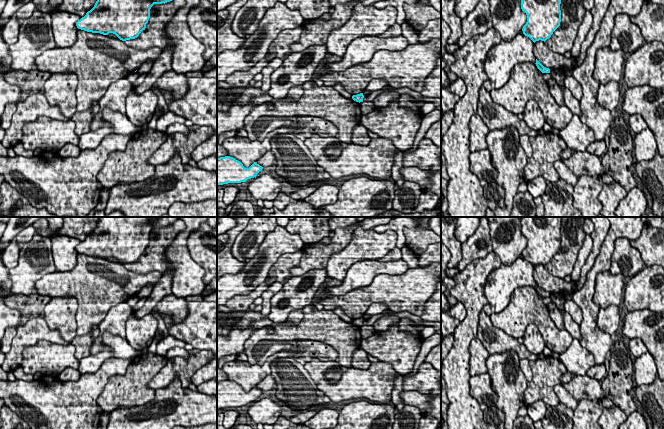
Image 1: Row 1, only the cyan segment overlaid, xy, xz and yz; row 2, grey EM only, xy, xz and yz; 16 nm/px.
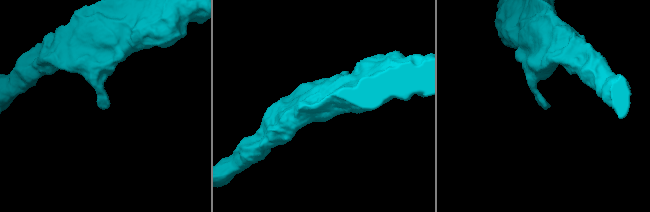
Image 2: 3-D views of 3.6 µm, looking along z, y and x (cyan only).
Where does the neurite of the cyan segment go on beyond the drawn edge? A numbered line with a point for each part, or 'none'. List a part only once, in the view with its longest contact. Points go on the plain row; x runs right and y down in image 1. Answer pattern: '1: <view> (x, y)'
none

